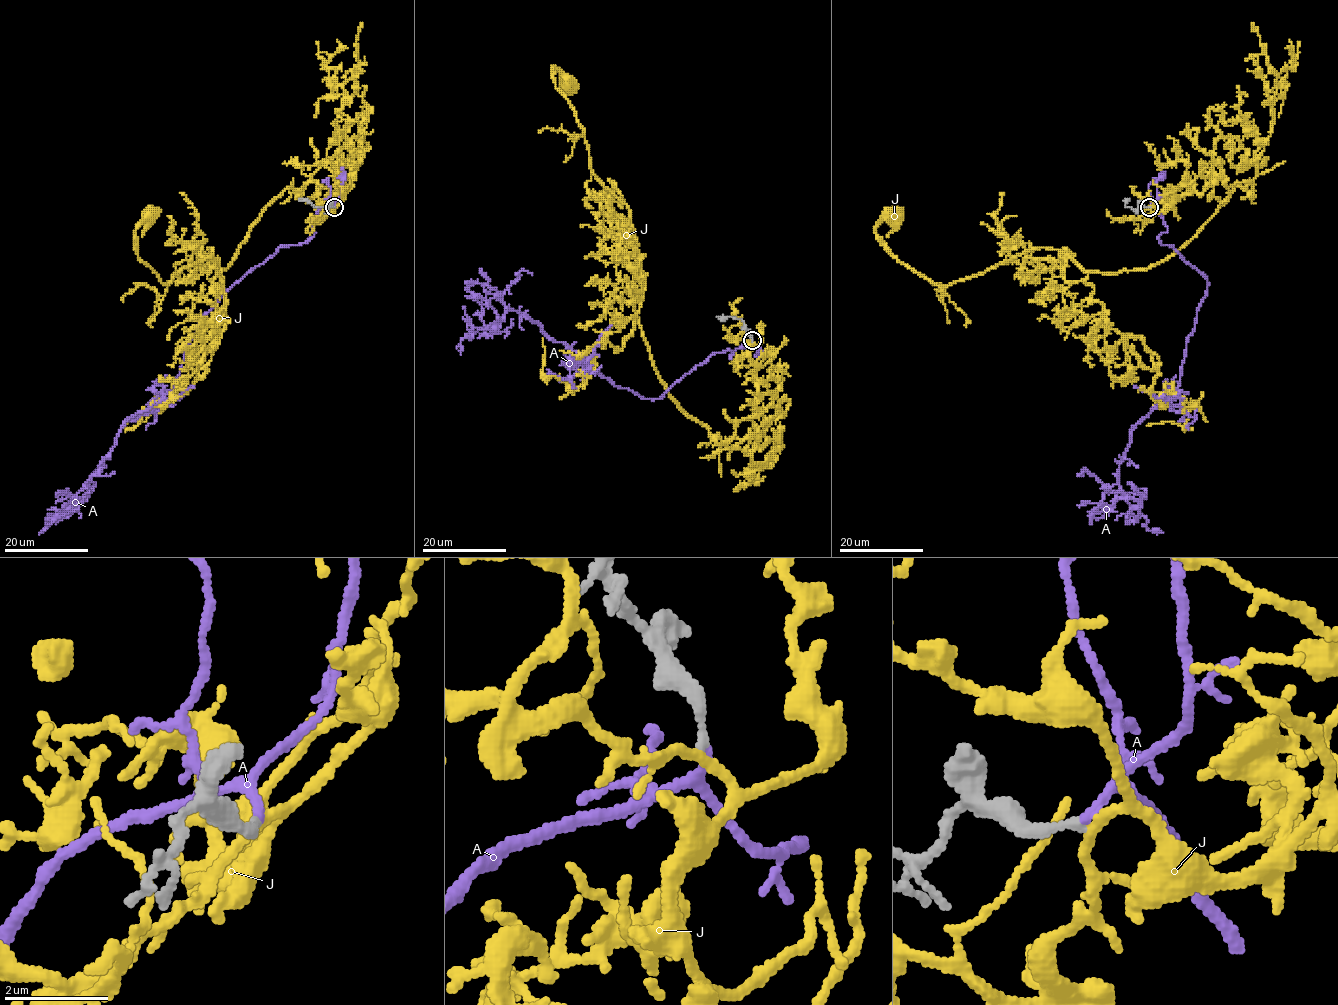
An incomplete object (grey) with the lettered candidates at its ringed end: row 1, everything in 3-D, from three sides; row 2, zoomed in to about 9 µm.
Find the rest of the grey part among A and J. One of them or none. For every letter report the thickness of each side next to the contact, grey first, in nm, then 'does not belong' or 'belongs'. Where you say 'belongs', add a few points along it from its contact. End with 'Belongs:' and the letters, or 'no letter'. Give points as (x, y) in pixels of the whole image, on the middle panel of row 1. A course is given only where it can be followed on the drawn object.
A: 190/110 nm | belongs | via (752, 340), (654, 399), (614, 384), (518, 311), (497, 331), (473, 327), (461, 354)
J: 190/180 nm | does not belong
Belongs: A

